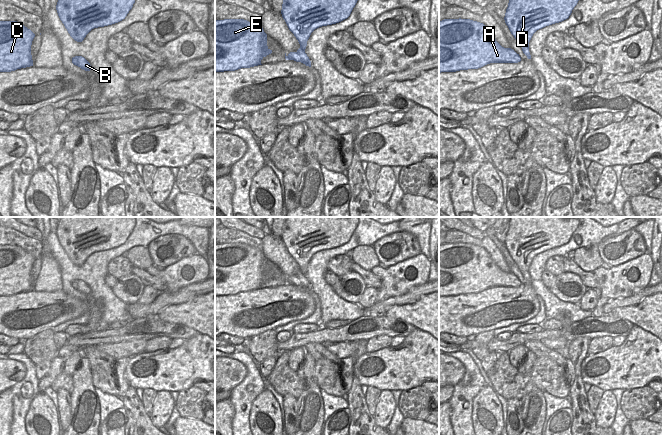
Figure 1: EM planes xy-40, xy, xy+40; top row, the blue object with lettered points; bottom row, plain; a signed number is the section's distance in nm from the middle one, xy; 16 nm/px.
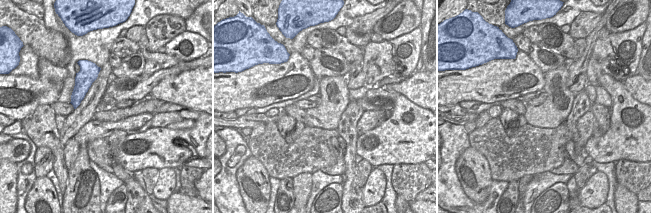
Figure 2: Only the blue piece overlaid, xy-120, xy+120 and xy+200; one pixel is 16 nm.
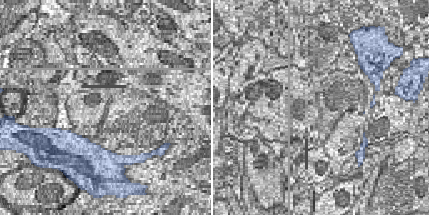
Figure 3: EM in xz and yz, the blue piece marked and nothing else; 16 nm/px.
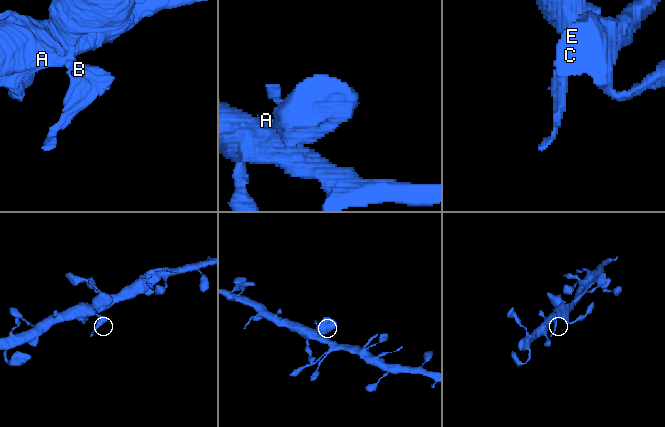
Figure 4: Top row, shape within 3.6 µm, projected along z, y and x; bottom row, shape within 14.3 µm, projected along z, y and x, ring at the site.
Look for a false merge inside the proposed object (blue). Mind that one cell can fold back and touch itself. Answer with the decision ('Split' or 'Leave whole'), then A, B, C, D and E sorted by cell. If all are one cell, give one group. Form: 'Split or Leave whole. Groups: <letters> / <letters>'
Split. Groups: A C E / B D.

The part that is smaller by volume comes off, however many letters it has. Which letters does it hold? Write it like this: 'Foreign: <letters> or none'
Foreign: B, D

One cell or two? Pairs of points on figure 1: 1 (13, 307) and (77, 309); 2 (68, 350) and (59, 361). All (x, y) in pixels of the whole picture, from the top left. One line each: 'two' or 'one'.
1: one
2: one

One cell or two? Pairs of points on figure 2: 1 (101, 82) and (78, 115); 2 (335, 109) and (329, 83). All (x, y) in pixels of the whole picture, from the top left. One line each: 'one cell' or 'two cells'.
1: one cell
2: one cell

